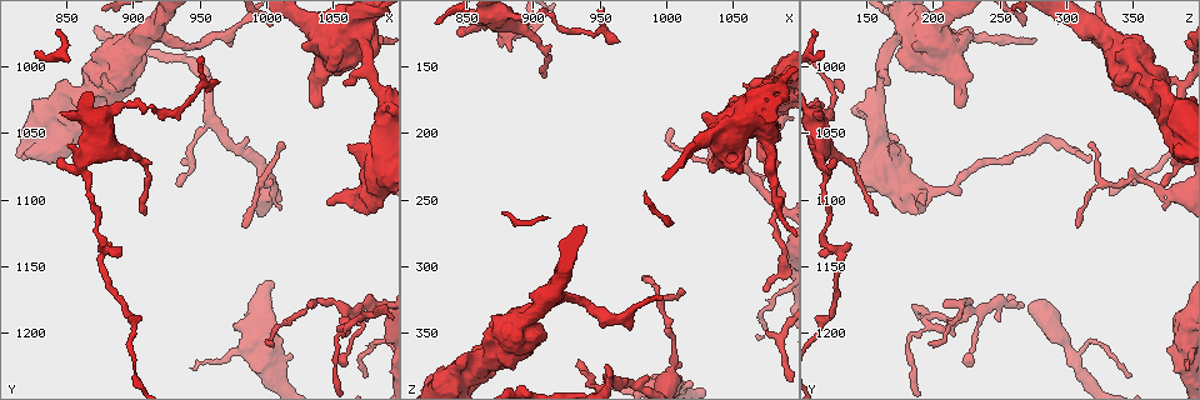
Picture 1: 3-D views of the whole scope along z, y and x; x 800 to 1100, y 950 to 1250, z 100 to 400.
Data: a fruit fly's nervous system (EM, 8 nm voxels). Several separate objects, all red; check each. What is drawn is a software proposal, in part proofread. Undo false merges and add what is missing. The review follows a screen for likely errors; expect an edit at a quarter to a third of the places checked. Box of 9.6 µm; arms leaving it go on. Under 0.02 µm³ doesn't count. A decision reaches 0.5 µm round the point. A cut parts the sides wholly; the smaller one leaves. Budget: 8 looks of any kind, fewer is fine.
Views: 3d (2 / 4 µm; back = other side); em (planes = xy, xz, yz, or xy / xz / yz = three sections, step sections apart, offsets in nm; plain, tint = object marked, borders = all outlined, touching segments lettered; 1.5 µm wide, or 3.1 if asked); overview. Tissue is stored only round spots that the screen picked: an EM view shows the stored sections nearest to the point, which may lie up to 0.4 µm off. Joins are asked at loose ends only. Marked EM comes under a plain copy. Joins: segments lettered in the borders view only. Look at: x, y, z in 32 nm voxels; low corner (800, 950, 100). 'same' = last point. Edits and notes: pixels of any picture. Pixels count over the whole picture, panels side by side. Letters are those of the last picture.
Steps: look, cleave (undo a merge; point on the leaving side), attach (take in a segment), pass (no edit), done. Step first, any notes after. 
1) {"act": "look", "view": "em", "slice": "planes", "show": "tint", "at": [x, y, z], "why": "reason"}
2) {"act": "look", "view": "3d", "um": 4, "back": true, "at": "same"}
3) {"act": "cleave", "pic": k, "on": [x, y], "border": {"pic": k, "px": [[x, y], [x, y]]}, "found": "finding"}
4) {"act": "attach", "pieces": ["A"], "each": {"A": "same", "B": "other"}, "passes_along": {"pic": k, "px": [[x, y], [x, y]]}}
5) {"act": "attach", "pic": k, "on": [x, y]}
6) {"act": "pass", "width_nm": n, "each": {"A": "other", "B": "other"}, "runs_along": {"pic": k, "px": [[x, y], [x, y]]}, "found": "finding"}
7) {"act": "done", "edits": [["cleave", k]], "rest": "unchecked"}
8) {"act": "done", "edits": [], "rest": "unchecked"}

{"act": "look", "view": "3d", "um": 4, "at": [1056, 1012, 162], "why": "branch stops here"}

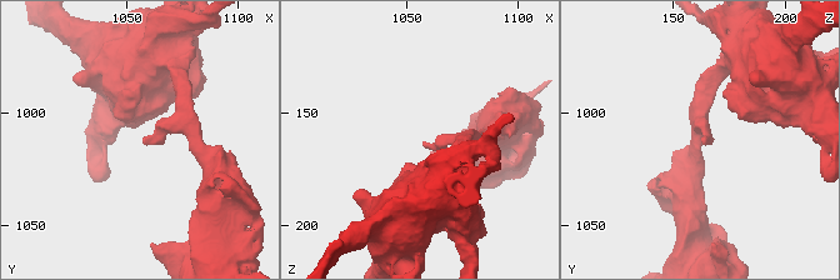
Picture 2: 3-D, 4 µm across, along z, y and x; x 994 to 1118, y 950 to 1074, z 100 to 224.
{"act": "look", "view": "em", "slice": "planes", "show": "tint", "at": [1058, 1011, 163]}

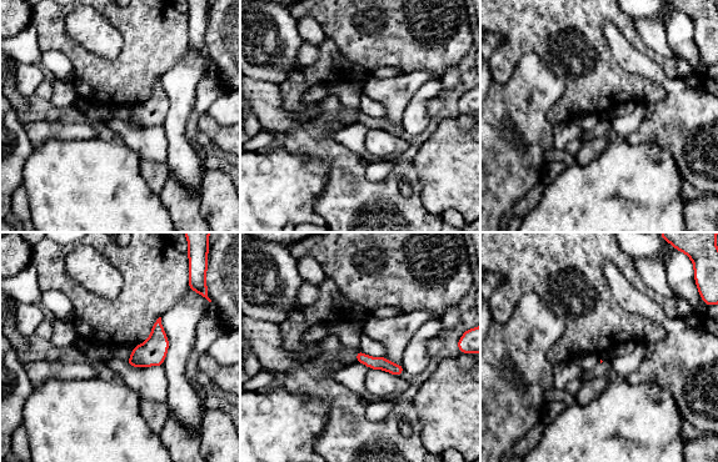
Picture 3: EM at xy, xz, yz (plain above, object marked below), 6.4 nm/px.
{"act": "look", "view": "em", "slice": "planes", "show": "borders", "at": "same"}

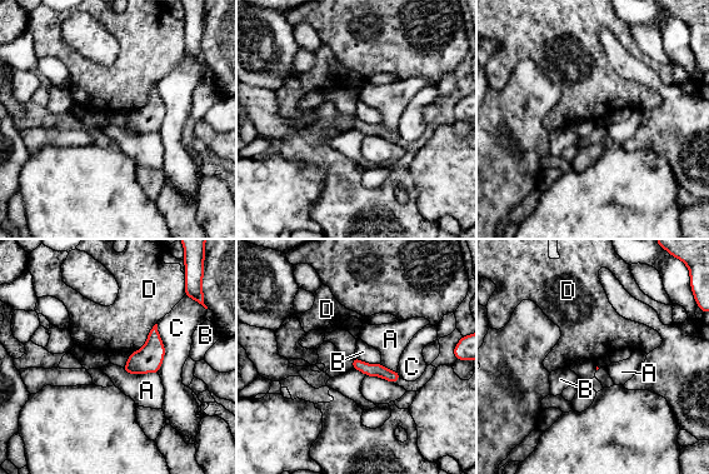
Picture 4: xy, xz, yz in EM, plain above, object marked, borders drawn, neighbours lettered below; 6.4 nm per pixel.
{"act": "pass", "longest_contact_nm": ["C", 320], "each": {"A": "other", "B": "other", "C": "other", "D": "other"}, "found": "none of them fits"}

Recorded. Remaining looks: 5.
{"act": "look", "view": "3d", "um": 4, "at": [844, 1068, 126], "why": "branch stops here"}

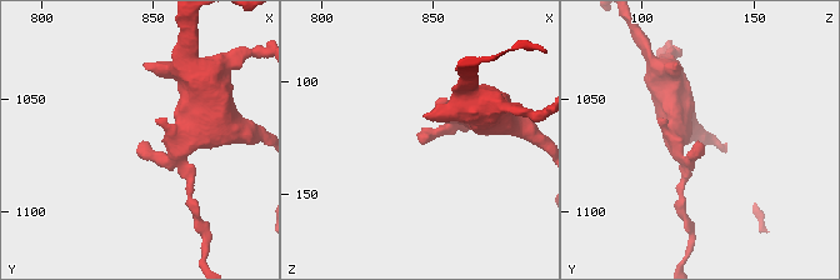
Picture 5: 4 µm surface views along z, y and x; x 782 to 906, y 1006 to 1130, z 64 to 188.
{"act": "look", "view": "em", "slice": "planes", "show": "tint", "at": [845, 1070, 127]}

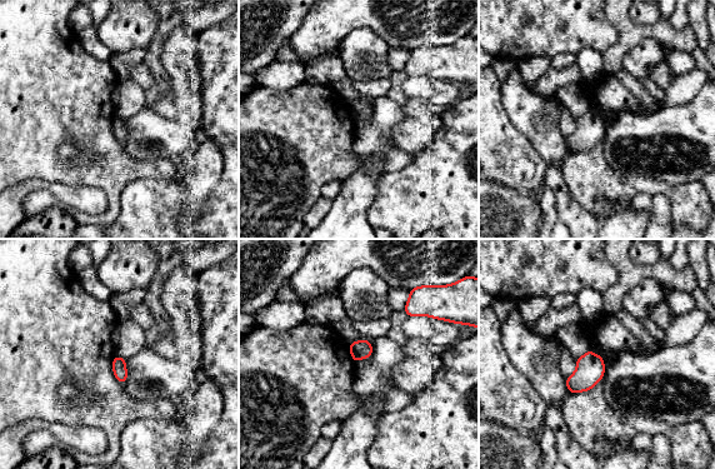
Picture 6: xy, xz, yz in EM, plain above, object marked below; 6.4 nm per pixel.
{"act": "look", "view": "em", "slice": "planes", "show": "borders", "at": "same", "why": "what lies round it"}

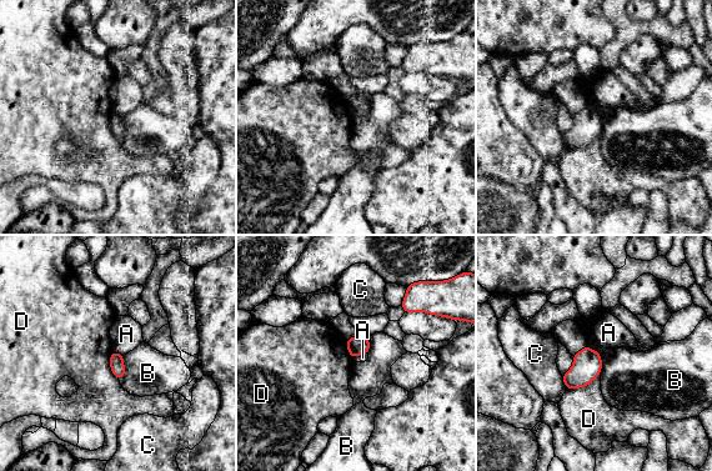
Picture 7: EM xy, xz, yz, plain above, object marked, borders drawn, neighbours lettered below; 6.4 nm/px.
{"act": "pass", "each": {"A": "other", "B": "other", "C": "other", "D": "other"}, "border": {"pic": 7, "px": [[600, 374], [588, 384], [571, 390]]}, "found": "none of them fits"}

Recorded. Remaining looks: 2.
{"act": "look", "view": "3d", "um": 2, "at": [1004, 1210, 196], "why": "thin end"}

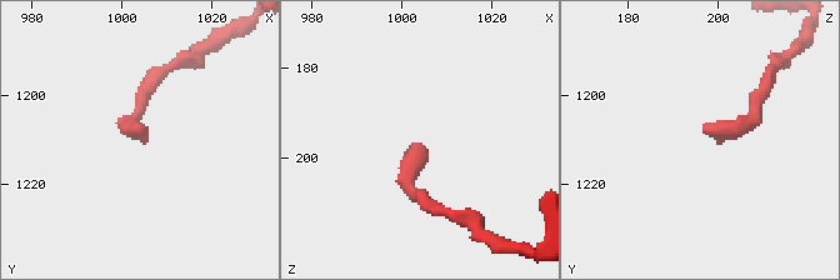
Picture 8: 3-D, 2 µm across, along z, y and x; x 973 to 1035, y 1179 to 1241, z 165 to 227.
{"act": "look", "view": "em", "slice": "planes", "show": "borders", "at": [1003, 1209, 196]}

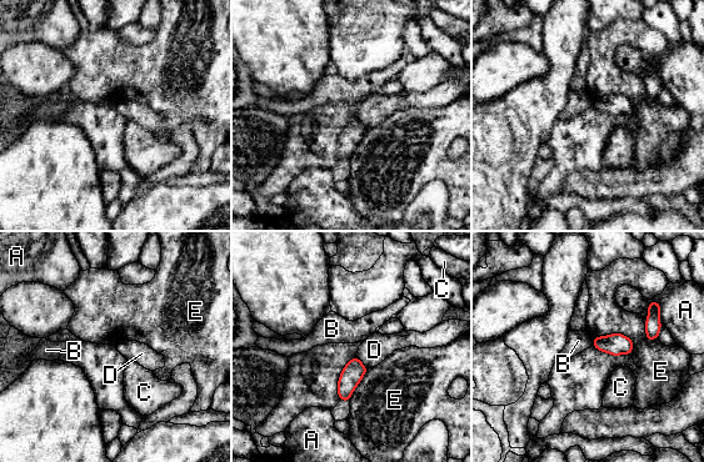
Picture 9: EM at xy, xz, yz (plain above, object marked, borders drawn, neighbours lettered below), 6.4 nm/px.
{"act": "pass", "each": {"A": "other", "B": "other", "C": "other", "D": "other", "E": "other"}, "border": {"pic": 9, "px": [[592, 339], [593, 345]]}, "found": "none of them fits"}

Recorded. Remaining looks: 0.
{"act": "done", "edits": [], "rest": "unchecked"}

